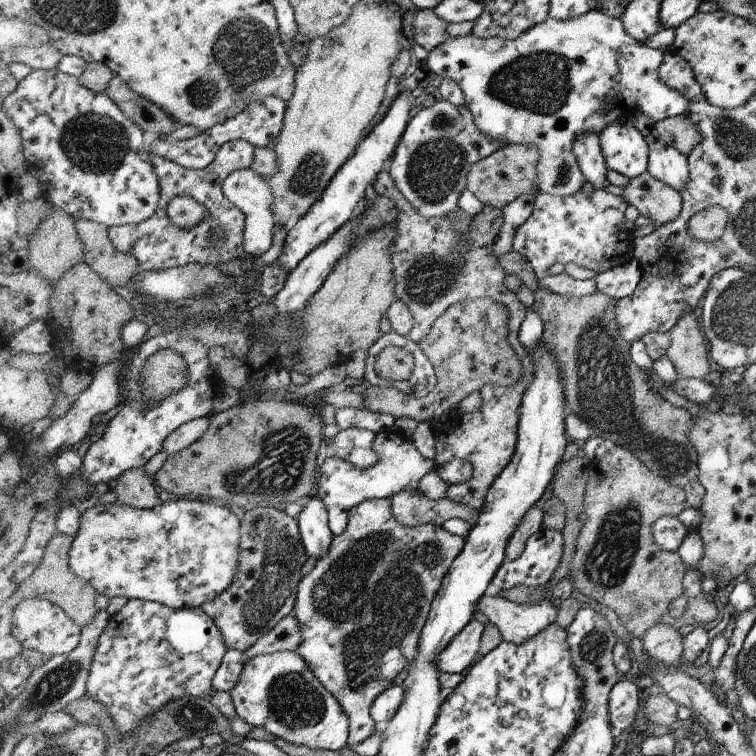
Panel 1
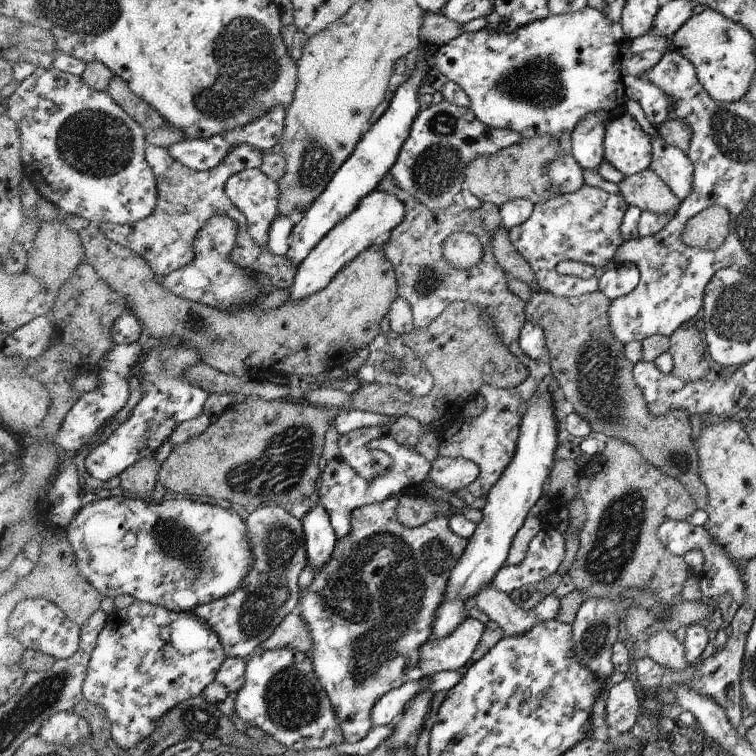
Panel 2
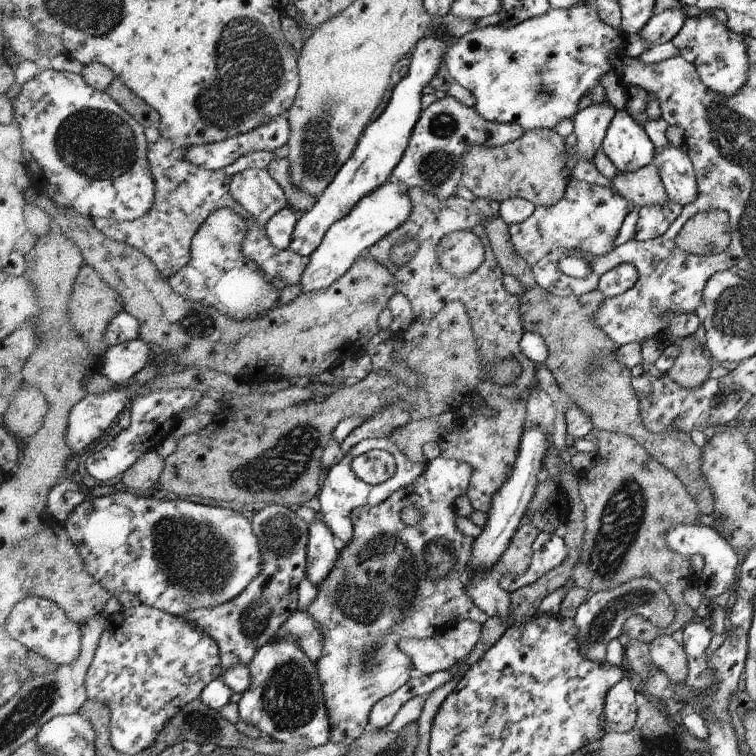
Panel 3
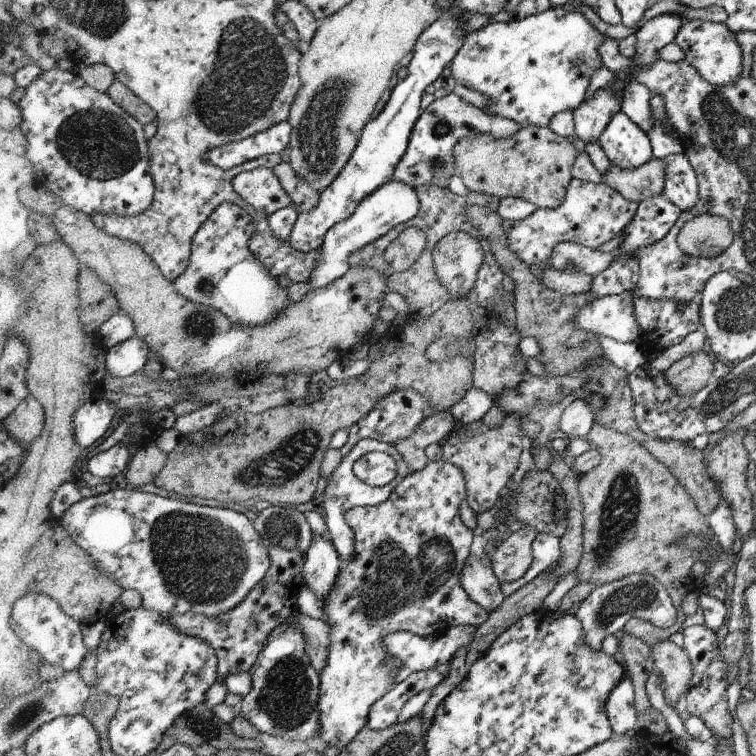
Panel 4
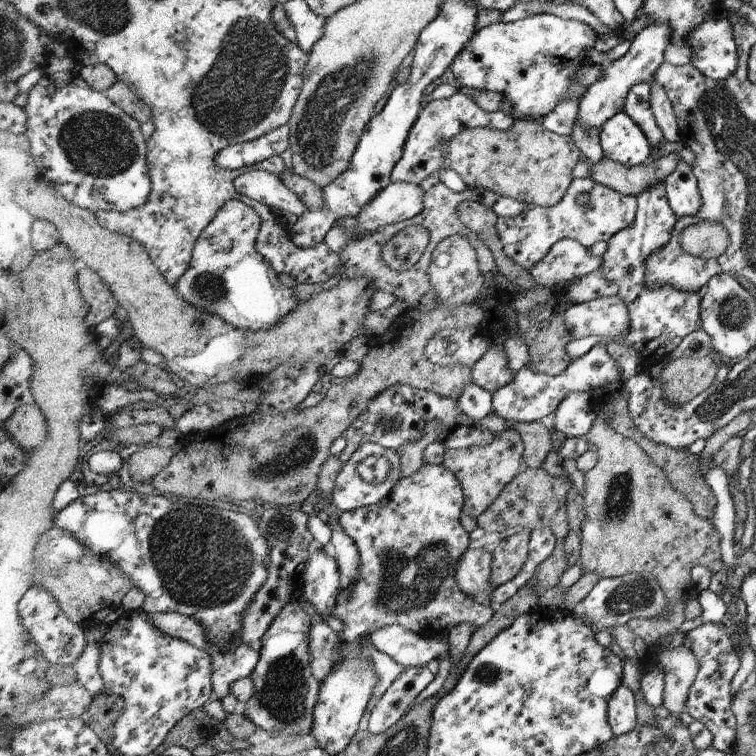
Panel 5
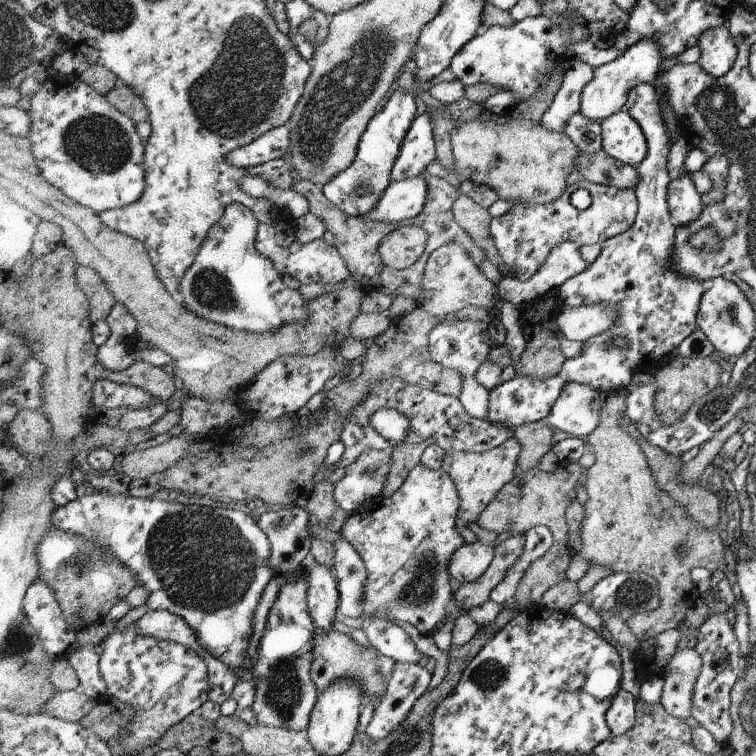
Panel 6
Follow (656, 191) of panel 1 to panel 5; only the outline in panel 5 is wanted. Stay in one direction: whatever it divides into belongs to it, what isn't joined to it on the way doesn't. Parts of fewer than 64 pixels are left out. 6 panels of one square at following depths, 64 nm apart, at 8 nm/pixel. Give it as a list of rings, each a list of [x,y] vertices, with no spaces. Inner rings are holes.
[[[673,151],[643,165],[626,166],[606,156],[596,164],[585,161],[589,164],[594,182],[612,187],[612,190],[619,191],[620,194],[636,197],[643,190],[674,173],[682,159]]]

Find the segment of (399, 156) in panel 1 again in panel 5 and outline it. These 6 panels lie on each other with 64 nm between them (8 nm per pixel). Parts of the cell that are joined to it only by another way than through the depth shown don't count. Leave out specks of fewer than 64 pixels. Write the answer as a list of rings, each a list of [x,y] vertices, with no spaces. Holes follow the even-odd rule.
[[[456,93],[447,99],[434,99],[420,112],[419,117],[408,133],[403,146],[403,153],[391,172],[391,182],[406,181],[420,184],[425,178],[439,176],[439,168],[448,165],[448,159],[443,156],[443,150],[448,150],[449,140],[466,129],[488,127],[498,130],[508,130],[514,118],[504,111],[485,111],[472,98]]]

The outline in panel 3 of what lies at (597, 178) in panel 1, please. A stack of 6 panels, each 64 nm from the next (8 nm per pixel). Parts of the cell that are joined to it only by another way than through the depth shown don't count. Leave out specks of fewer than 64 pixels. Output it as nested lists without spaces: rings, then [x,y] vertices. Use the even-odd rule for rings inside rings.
[[[588,102],[585,107],[580,108],[573,118],[574,134],[577,138],[577,148],[574,156],[593,162],[596,151],[600,151],[603,138],[608,125],[614,118],[616,109],[610,102],[601,103]]]

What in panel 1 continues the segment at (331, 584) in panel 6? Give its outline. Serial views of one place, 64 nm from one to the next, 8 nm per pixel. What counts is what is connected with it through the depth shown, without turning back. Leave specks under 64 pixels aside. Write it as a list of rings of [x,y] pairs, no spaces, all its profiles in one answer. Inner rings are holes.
[[[307,497],[302,500],[303,510],[296,518],[308,556],[322,558],[329,552],[335,535],[329,526],[329,514],[323,499]]]

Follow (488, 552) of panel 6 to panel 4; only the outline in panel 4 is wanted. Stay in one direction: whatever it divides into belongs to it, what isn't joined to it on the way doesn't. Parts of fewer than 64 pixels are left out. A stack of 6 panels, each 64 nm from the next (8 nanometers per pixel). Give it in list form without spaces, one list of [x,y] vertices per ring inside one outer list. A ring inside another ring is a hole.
[[[484,553],[468,558],[459,581],[476,604],[489,614],[506,598],[501,591],[501,582],[494,574],[491,558]]]

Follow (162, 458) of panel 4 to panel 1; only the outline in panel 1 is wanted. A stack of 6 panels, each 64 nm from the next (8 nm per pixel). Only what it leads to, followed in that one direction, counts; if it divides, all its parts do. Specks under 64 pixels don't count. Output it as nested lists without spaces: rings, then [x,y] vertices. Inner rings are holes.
[[[136,467],[128,470],[122,477],[116,488],[118,502],[128,503],[141,509],[151,509],[162,503],[164,498],[158,496],[154,475],[148,474],[144,467]]]

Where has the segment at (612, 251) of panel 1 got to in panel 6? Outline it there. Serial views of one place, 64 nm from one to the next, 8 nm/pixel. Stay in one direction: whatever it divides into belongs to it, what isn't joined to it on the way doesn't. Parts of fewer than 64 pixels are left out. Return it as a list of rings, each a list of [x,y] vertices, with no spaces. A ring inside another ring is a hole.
[[[580,180],[568,185],[555,201],[548,204],[523,202],[512,205],[506,214],[491,220],[489,229],[501,260],[509,268],[506,277],[527,281],[539,272],[540,266],[544,266],[548,254],[551,254],[555,246],[568,241],[579,247],[603,243],[626,233],[638,216],[639,197],[635,194],[634,187],[621,189]],[[578,188],[586,188],[592,199],[590,206],[584,210],[579,210],[570,203],[571,192]]]

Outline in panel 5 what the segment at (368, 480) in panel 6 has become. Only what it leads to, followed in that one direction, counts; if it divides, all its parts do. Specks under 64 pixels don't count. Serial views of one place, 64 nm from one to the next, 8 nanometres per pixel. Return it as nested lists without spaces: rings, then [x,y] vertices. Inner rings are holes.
[[[365,442],[364,444],[361,444],[349,458],[349,461],[342,465],[342,468],[336,477],[334,487],[331,490],[330,503],[334,504],[338,510],[341,510],[344,513],[346,511],[351,511],[352,509],[357,509],[358,507],[380,502],[382,499],[387,498],[392,494],[395,484],[400,479],[399,468],[399,456],[393,449],[384,448],[383,445],[379,445],[378,443]],[[372,456],[384,457],[390,464],[387,477],[378,484],[366,482],[366,480],[362,479],[362,476],[360,476],[358,471],[358,466],[368,457]]]

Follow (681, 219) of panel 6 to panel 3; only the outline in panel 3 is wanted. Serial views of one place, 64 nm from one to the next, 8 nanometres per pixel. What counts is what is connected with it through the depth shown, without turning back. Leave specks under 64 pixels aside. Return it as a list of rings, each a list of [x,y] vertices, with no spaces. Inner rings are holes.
[[[672,145],[659,153],[656,152],[654,164],[660,168],[660,176],[666,184],[668,201],[684,206],[697,199],[696,173],[684,148]]]

